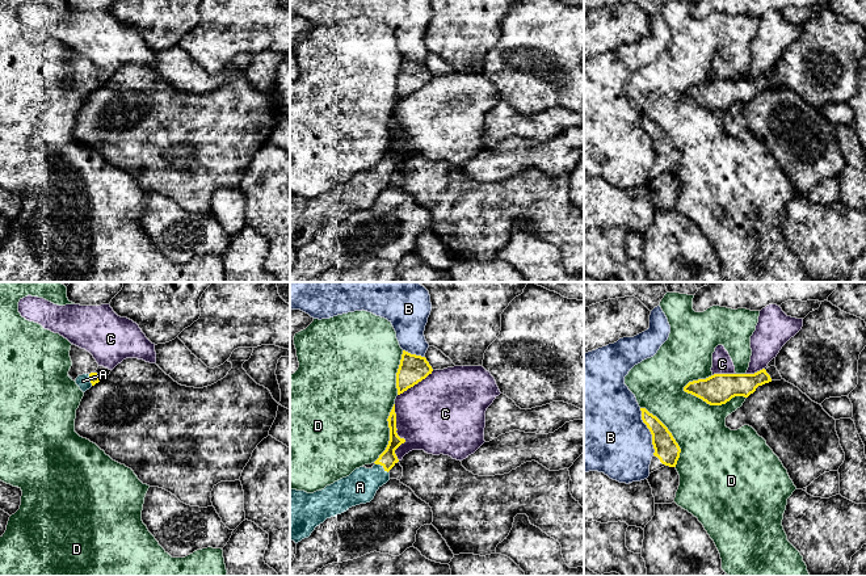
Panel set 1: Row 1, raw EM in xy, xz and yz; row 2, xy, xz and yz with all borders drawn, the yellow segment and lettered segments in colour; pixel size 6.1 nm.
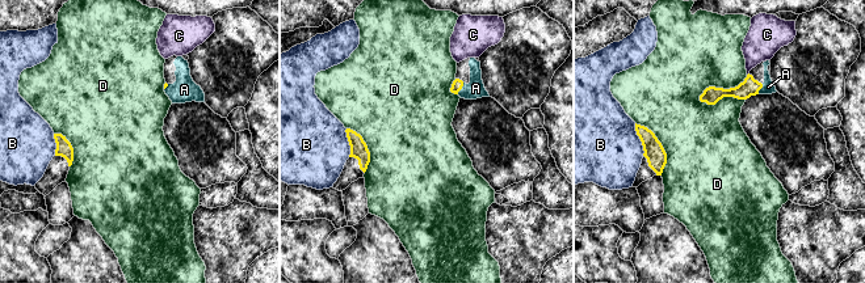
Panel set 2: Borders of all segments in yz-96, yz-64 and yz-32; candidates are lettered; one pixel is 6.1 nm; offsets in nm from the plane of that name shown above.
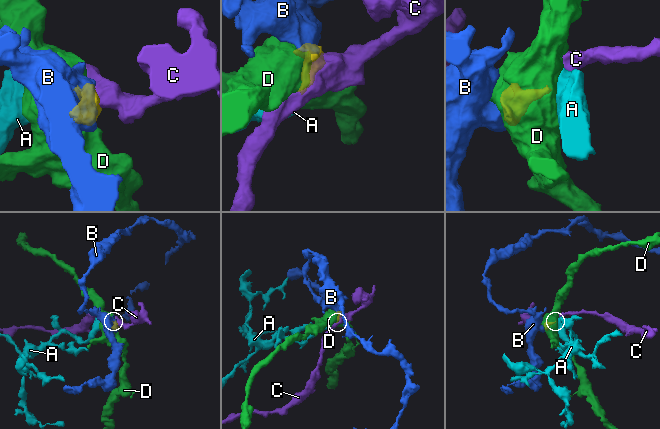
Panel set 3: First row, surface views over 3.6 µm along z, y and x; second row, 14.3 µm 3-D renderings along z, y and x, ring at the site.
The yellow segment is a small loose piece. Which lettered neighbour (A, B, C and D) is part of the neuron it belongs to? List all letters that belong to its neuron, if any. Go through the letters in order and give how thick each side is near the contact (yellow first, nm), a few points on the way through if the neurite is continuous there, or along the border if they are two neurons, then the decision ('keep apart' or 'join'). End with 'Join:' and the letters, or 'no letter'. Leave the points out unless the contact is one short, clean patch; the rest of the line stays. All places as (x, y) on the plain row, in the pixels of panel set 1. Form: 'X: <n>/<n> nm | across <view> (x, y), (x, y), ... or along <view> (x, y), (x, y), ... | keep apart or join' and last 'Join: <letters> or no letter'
A: 100/200 nm | across xz (387, 164), (383, 173), (360, 193) | join
B: 150/440 nm | keep apart
C: 100/440 nm | keep apart
D: 190/320 nm | keep apart
Join: A

